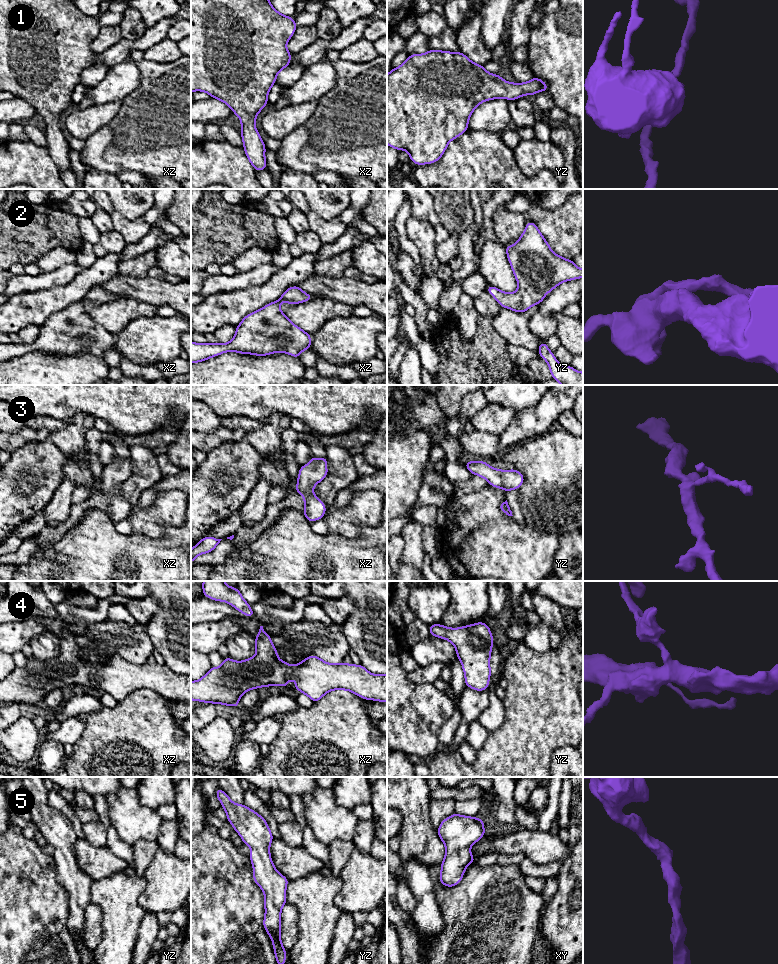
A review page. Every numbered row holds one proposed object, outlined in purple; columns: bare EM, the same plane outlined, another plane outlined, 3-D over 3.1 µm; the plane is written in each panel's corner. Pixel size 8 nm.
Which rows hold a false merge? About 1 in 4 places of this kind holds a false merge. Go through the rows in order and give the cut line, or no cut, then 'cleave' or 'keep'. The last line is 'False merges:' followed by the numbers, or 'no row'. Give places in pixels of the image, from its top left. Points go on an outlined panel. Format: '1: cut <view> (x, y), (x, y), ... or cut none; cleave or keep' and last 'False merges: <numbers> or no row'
1: cut none; keep
2: cut none; keep
3: cut none; keep
4: cut none; keep
5: cut none; keep
False merges: no row

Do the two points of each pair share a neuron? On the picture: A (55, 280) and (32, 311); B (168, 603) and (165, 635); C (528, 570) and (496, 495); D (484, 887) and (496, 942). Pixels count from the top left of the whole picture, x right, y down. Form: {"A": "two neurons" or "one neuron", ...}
{"A": "two neurons", "B": "one neuron", "C": "one neuron", "D": "one neuron"}

